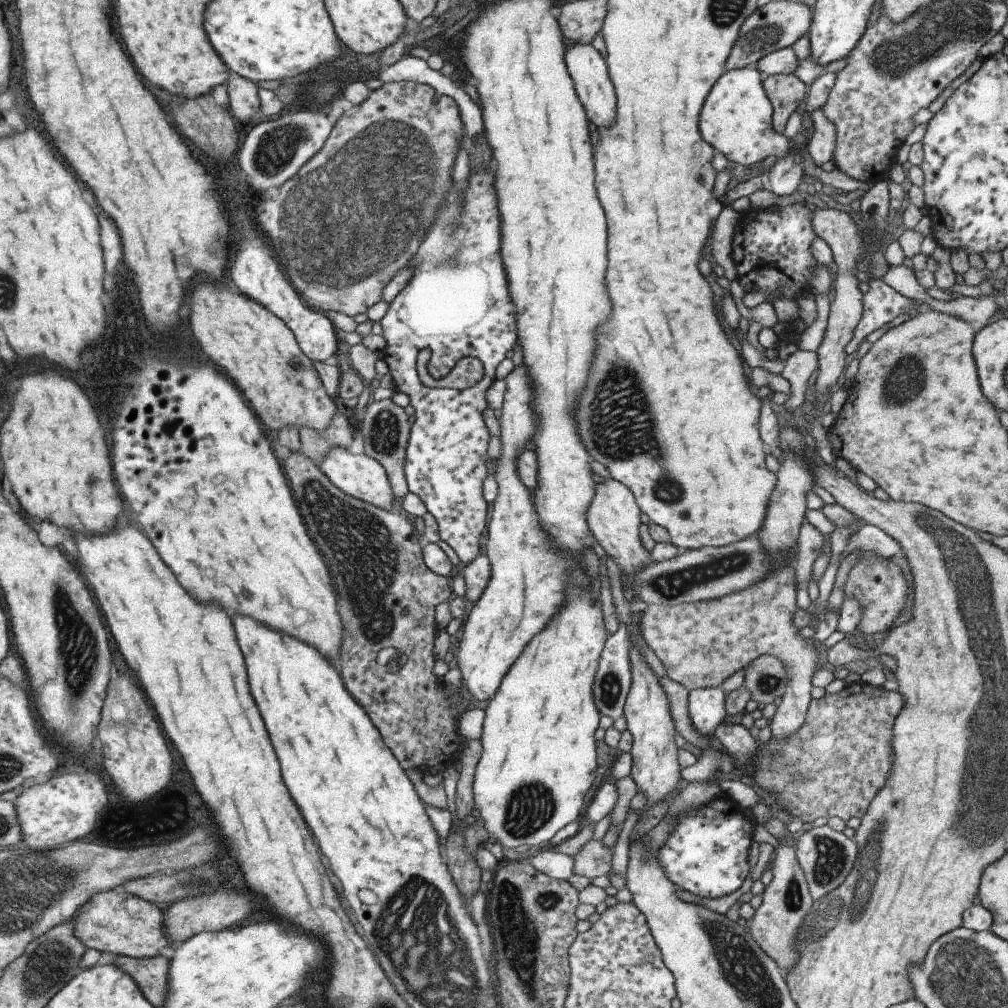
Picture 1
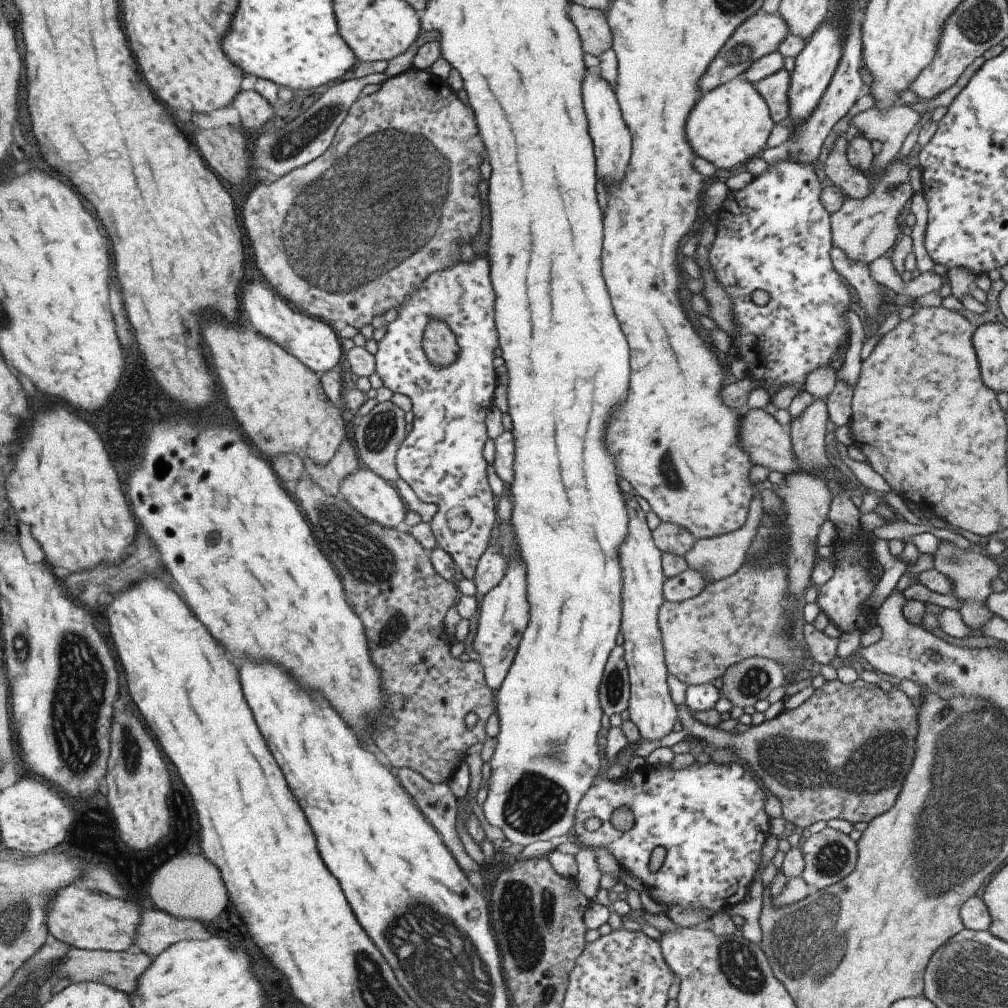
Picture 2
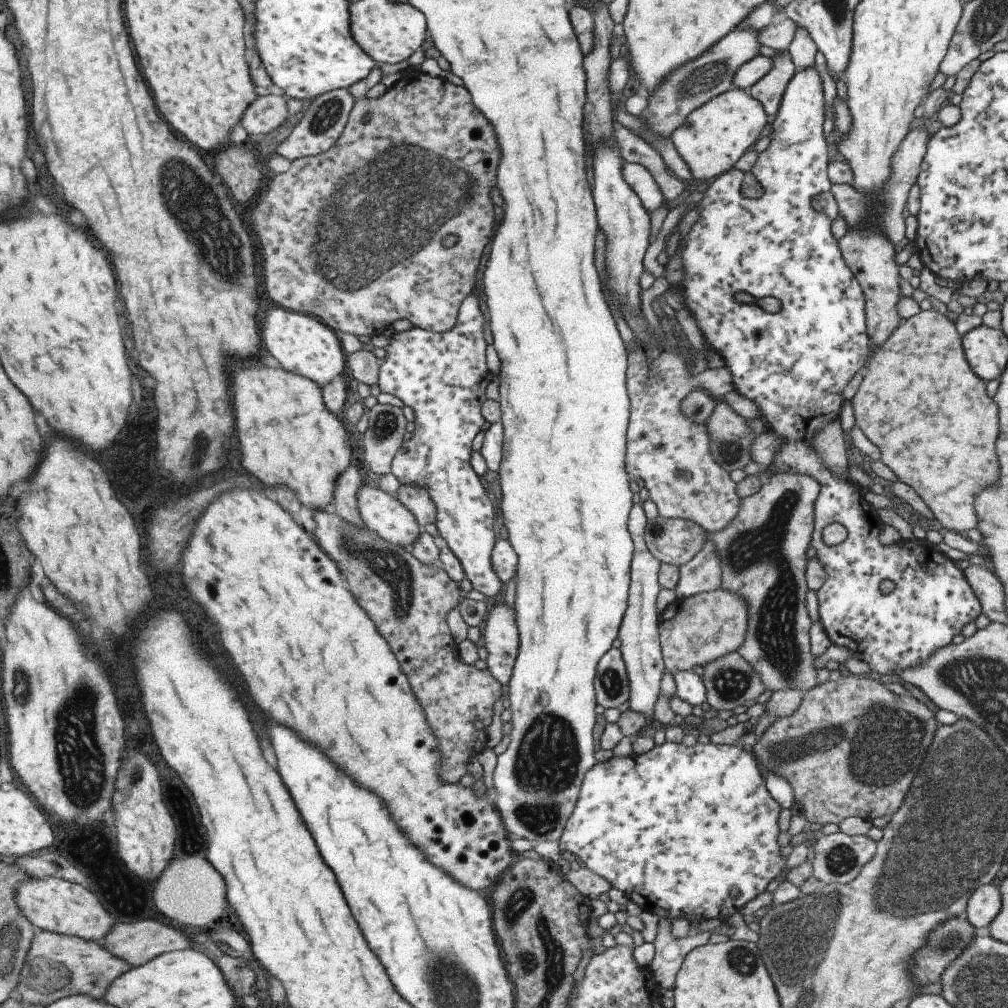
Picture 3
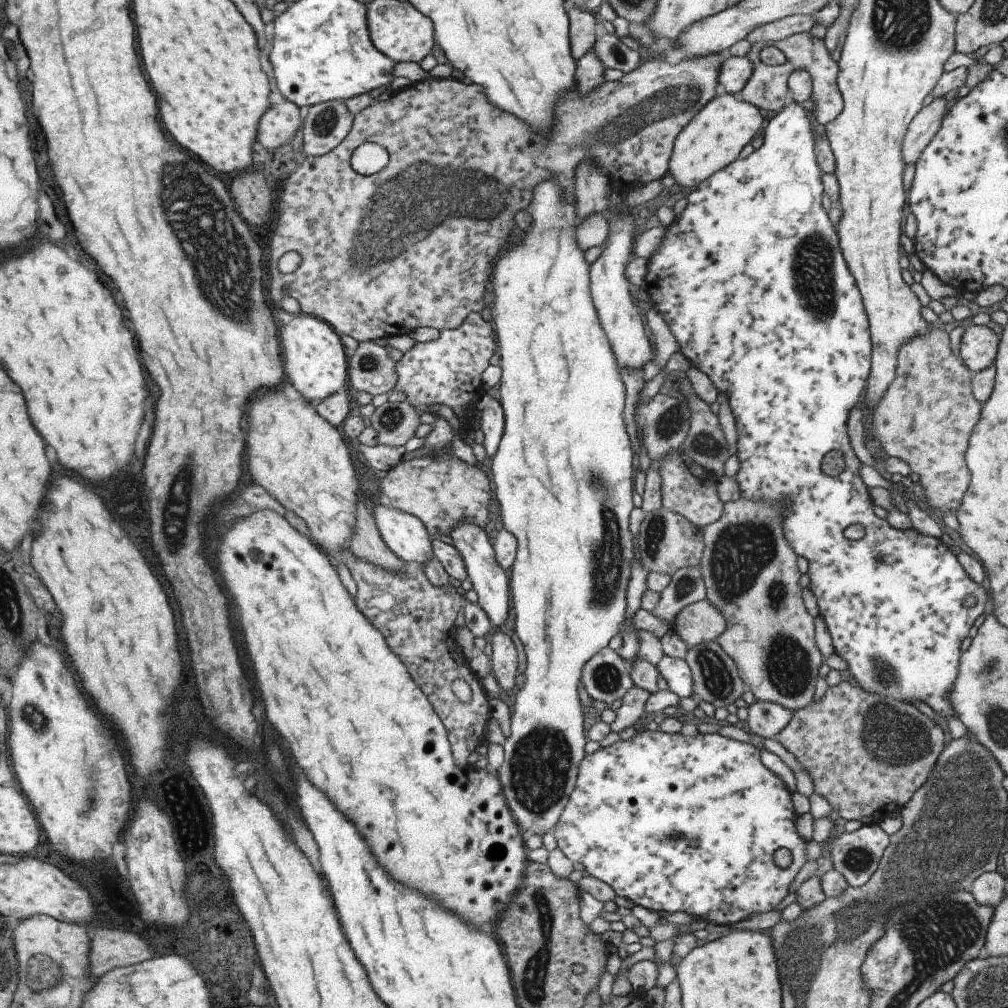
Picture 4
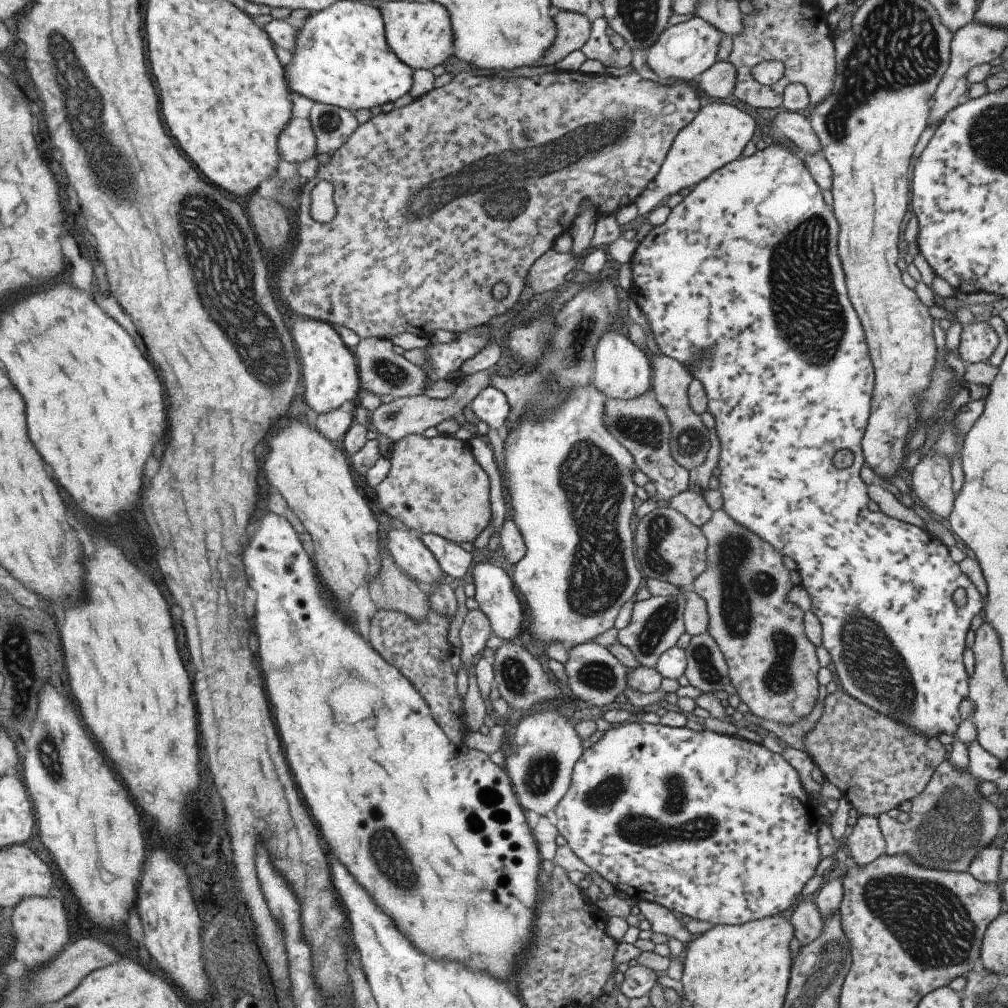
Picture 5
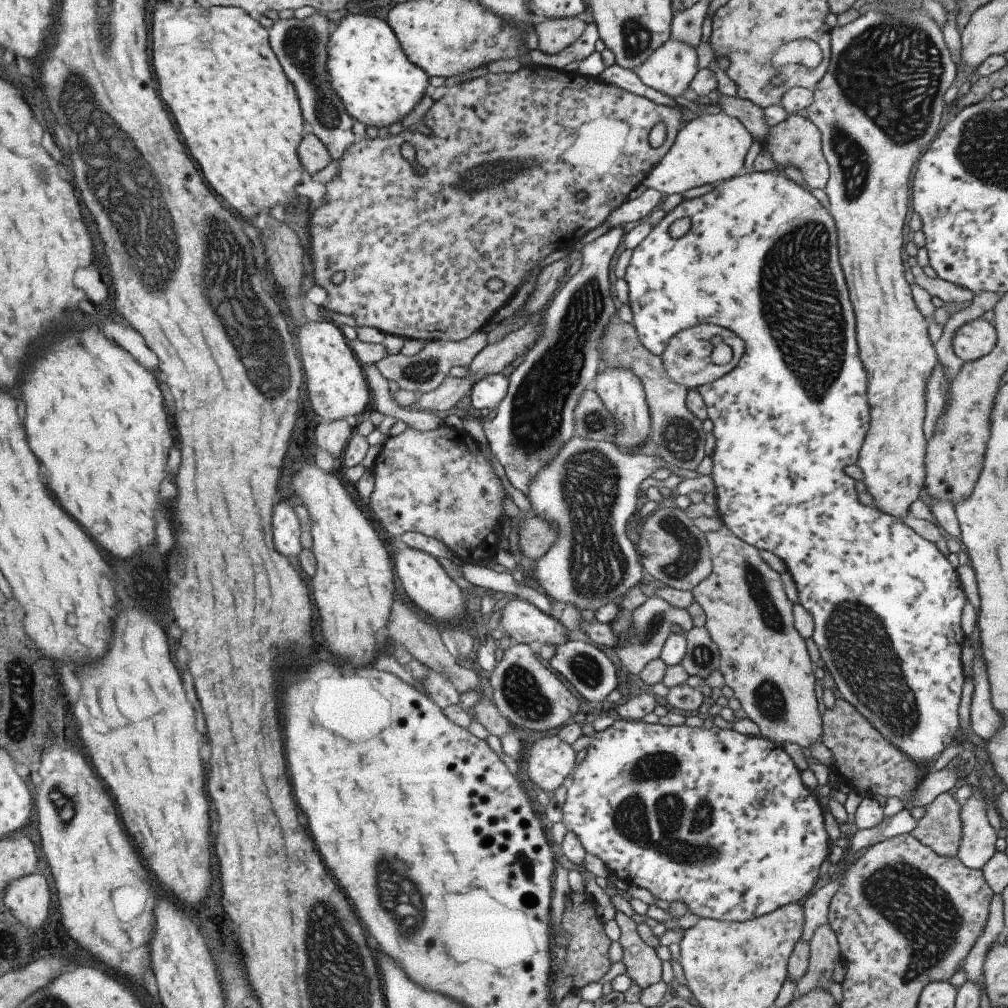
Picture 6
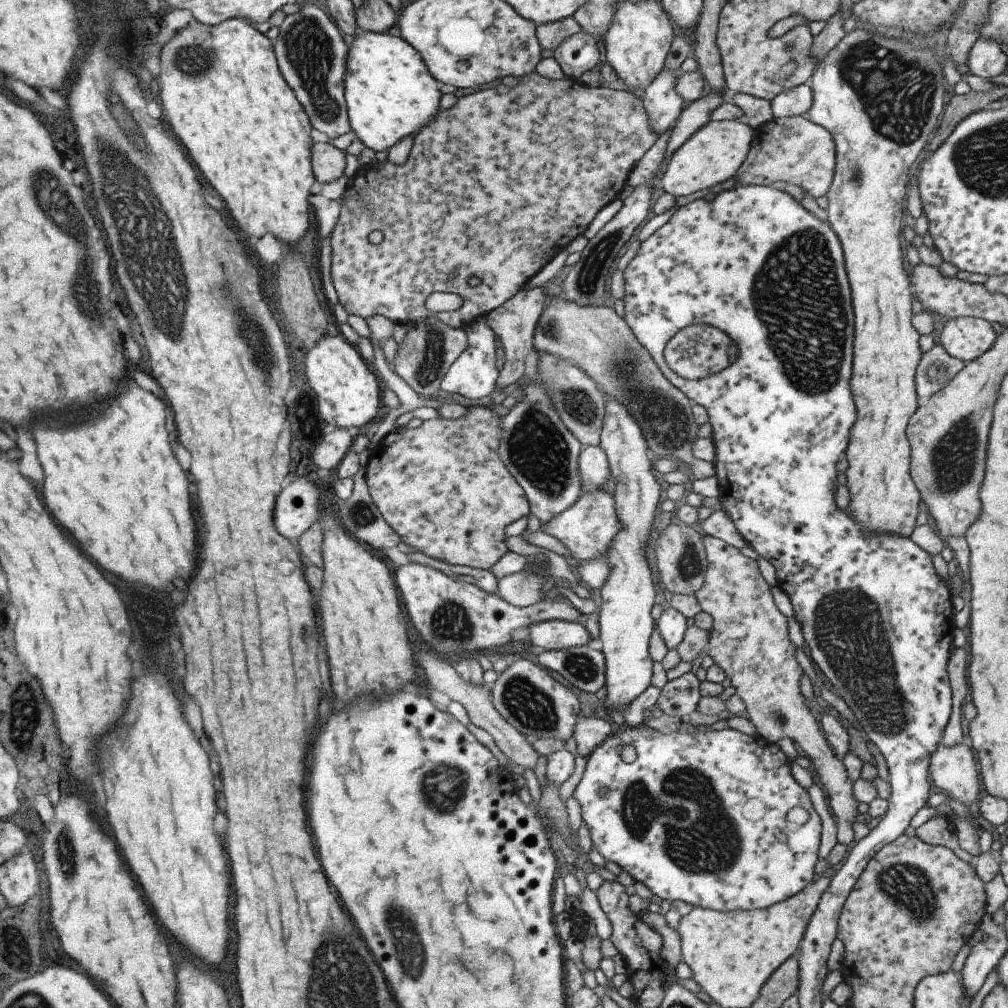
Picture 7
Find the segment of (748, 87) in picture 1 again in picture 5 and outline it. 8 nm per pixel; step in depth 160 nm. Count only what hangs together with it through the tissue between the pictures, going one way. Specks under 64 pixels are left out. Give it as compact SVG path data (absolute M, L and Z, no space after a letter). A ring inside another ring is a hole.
M710 103L700 107L691 122L688 122L671 141L669 150L652 178L655 188L645 190L634 199L638 216L647 215L665 196L674 195L681 188L706 179L714 170L741 157L741 152L749 140L756 139L757 124L753 118L729 104Z

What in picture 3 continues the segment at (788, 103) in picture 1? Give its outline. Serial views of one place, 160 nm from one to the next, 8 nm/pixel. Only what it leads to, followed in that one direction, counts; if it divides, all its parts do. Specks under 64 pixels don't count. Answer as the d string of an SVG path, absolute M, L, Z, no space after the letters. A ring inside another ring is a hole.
M787 49L777 51L770 59L771 68L747 89L747 94L761 104L767 116L777 112L784 88L796 72Z

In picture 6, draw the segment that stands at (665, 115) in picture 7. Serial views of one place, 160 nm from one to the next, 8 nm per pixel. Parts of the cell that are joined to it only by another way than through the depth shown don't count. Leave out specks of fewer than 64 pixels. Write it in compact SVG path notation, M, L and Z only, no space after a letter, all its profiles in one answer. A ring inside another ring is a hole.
M668 38L631 72L659 94L678 98L686 92L689 82L698 72L697 53L695 48Z

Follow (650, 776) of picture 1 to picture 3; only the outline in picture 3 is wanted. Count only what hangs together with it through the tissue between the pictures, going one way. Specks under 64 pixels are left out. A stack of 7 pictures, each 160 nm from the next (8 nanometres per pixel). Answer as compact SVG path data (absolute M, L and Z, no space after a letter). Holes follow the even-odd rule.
M632 504L627 519L633 552L630 560L630 581L628 584L627 606L623 613L617 638L619 652L626 670L628 680L629 709L641 713L647 722L652 720L653 705L659 694L659 680L665 672L660 653L658 639L658 614L655 610L655 598L661 589L658 583L658 568L660 562L649 554L643 535L646 516L640 504Z

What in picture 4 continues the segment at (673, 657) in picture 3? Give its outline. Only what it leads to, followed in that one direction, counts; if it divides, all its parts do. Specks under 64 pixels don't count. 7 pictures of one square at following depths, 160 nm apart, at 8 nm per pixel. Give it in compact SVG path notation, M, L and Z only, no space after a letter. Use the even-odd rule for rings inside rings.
M703 599L683 607L672 620L671 630L686 646L695 646L716 640L726 629L723 615L707 600Z

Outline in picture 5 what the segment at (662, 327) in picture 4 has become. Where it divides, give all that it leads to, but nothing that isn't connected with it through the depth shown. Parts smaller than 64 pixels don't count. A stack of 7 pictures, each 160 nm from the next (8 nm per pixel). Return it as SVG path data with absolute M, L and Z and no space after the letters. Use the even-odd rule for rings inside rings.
M647 391L644 395L628 401L607 399L602 402L603 426L609 434L623 445L634 458L634 464L652 482L656 495L652 500L670 500L676 494L687 490L688 471L683 470L670 455L668 440L670 426L664 410L656 403L654 396Z

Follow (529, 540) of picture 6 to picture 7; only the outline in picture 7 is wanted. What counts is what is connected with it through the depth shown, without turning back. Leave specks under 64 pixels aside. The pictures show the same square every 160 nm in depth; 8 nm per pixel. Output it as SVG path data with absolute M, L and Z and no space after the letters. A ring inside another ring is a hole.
M610 487L603 488L603 490L583 492L583 496L580 496L567 510L553 516L547 524L539 526L539 532L549 534L560 540L571 551L571 557L578 561L599 558L599 554L605 552L613 540L613 536L619 530L621 530L621 524L619 524L617 514L615 514Z

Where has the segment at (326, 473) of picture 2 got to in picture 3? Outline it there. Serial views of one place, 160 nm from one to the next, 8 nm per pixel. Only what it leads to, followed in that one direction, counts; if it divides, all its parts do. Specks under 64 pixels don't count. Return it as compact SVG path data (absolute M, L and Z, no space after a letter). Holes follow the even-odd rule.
M349 465L334 482L333 500L328 509L338 518L360 529L367 529L356 509L356 494L360 485L366 480L364 477L363 471Z

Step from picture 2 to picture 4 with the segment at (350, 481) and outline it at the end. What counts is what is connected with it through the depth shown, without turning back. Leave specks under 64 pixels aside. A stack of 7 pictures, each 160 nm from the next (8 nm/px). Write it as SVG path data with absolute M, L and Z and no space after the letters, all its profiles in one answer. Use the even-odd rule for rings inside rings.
M382 505L373 508L372 517L380 539L404 563L422 567L434 558L431 535L418 518Z

